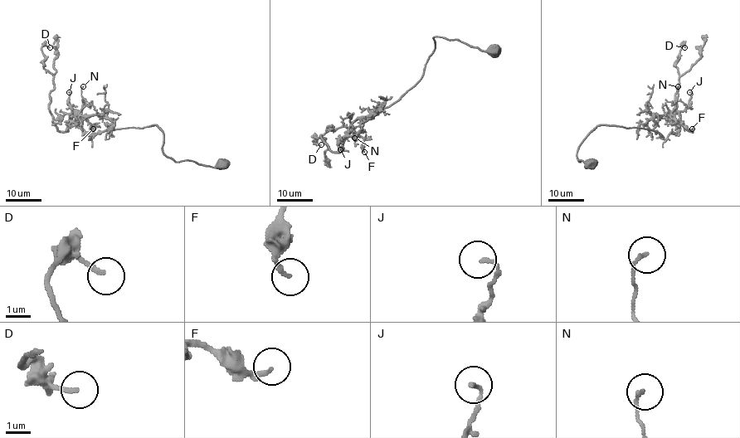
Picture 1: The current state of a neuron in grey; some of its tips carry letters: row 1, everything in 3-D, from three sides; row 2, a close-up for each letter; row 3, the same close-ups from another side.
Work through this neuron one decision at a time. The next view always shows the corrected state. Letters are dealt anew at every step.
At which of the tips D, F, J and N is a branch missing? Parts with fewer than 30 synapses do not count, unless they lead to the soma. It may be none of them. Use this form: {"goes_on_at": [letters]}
{"goes_on_at": []}

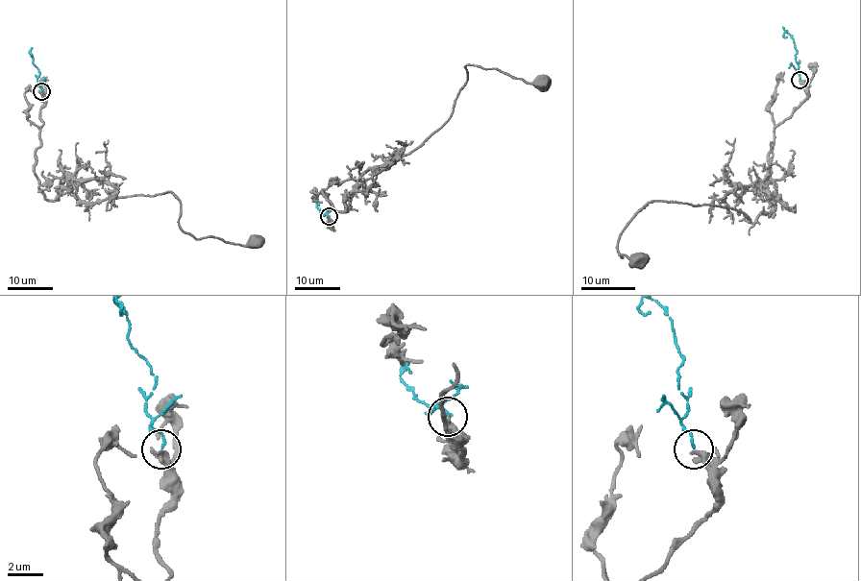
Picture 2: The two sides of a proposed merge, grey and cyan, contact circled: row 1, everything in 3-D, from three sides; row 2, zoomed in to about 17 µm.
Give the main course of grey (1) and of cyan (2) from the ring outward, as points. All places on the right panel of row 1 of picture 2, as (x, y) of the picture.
1: (800, 80), (807, 97), (768, 156), (794, 211), (774, 196), (751, 222), (647, 203), (617, 250), (639, 263)
2: (800, 80), (797, 73), (794, 38), (785, 32), (787, 37)

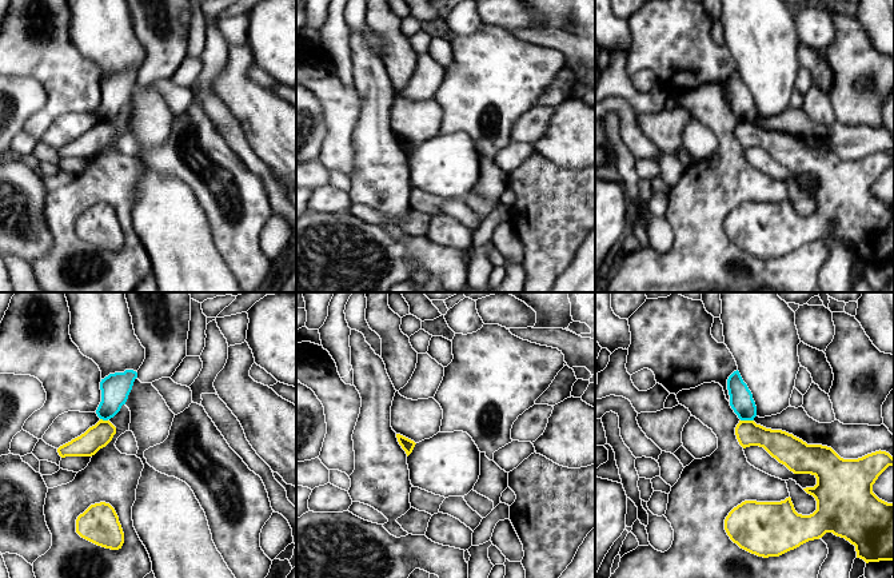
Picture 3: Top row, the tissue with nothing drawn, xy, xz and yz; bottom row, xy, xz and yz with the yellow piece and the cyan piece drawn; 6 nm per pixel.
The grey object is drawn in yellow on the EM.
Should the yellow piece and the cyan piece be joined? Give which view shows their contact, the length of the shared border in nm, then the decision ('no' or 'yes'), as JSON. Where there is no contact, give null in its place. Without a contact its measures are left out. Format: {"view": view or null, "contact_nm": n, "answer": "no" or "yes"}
{"view": "yz", "contact_nm": 80, "answer": "no"}

